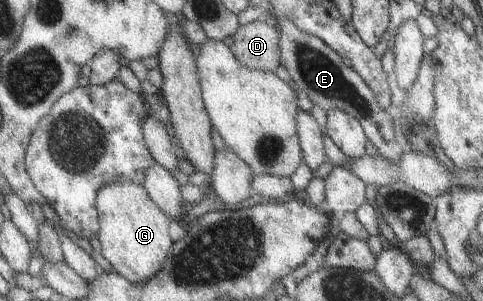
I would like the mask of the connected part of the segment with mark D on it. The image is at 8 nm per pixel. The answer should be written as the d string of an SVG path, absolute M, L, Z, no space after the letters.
M264 20L242 25L235 34L233 51L250 69L275 72L282 64L279 29Z

